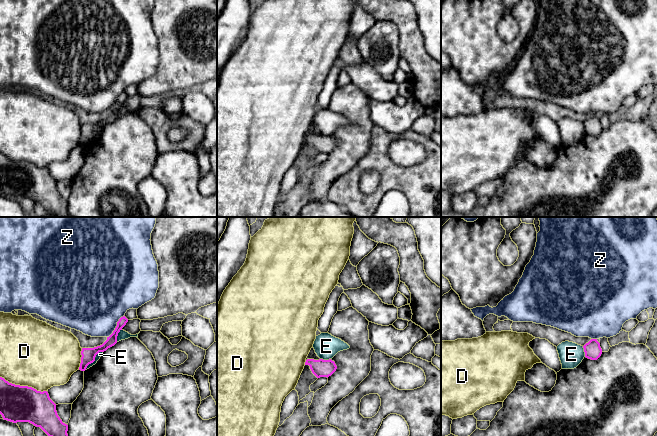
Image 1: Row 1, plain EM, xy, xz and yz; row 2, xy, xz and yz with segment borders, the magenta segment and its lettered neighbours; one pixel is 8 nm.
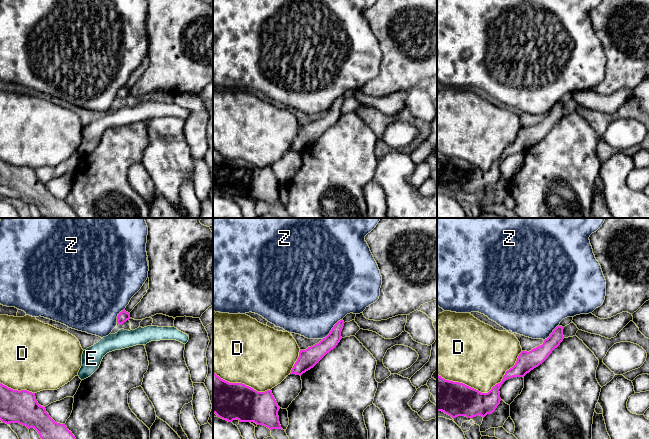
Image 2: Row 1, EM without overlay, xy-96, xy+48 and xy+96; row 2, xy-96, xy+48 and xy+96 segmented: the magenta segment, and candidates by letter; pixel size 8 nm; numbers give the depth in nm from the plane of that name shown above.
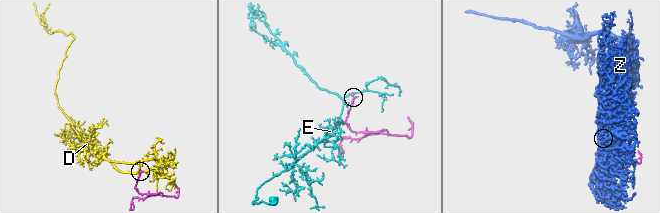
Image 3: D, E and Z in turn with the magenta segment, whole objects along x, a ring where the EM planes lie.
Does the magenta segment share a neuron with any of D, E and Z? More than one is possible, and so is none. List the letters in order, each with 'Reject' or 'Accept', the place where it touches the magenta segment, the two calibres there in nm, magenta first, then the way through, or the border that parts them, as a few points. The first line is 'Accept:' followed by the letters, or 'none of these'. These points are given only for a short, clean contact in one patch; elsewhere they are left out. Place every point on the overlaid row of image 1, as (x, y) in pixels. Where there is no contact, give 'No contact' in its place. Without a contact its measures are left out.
Accept: none of these
D: Reject. Touches magenta at xy (23, 386). Thickness 280 nm (magenta) against 480 nm
E: Reject. Touches magenta at xy (94, 360). Thickness 110 nm (magenta) against 40 nm. Boundary: xy (102, 351), (96, 355), (95, 359), (85, 369)
Z: Reject. Touches magenta at xy (116, 326). Thickness 80 nm (magenta) against 480 nm

